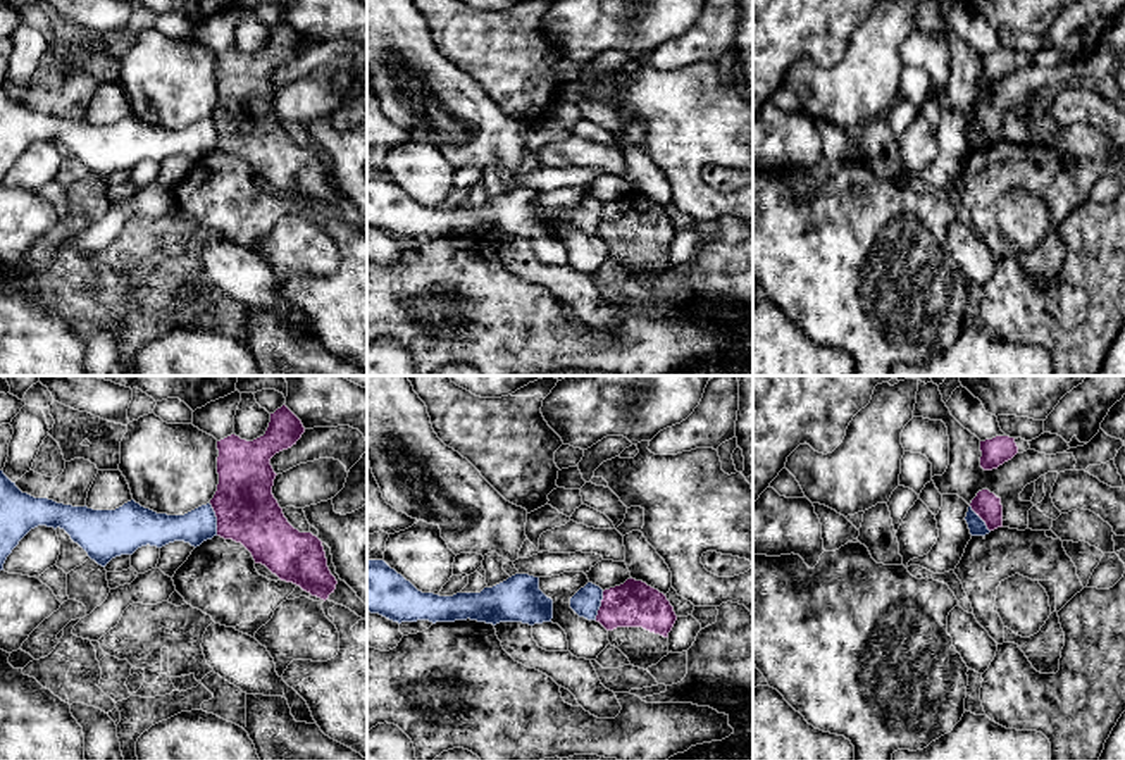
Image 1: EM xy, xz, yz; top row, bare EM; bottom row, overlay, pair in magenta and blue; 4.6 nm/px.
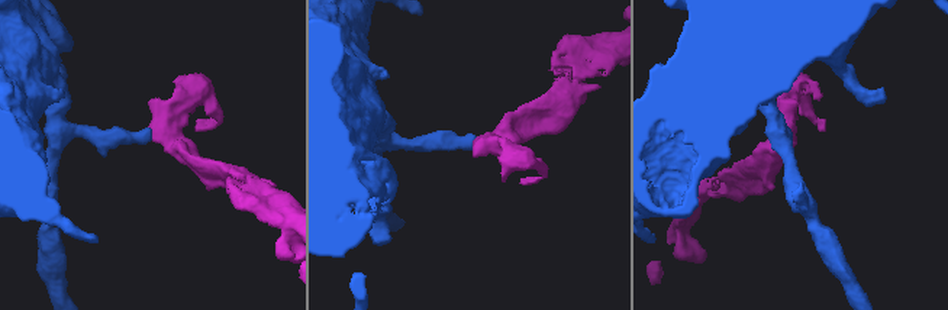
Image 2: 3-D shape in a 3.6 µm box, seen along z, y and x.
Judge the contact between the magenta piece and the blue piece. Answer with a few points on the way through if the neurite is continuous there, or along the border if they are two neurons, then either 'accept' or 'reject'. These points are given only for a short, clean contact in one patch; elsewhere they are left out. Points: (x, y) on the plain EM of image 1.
along xy (209, 118), (216, 131), (217, 149) | reject

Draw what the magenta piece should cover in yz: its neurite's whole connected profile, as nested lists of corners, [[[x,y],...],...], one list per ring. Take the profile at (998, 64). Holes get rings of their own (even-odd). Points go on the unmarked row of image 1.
[[[996,50],[992,53],[980,55],[980,81],[984,84],[992,84],[1011,74],[1016,67],[1030,64],[1029,55],[1010,50]]]

